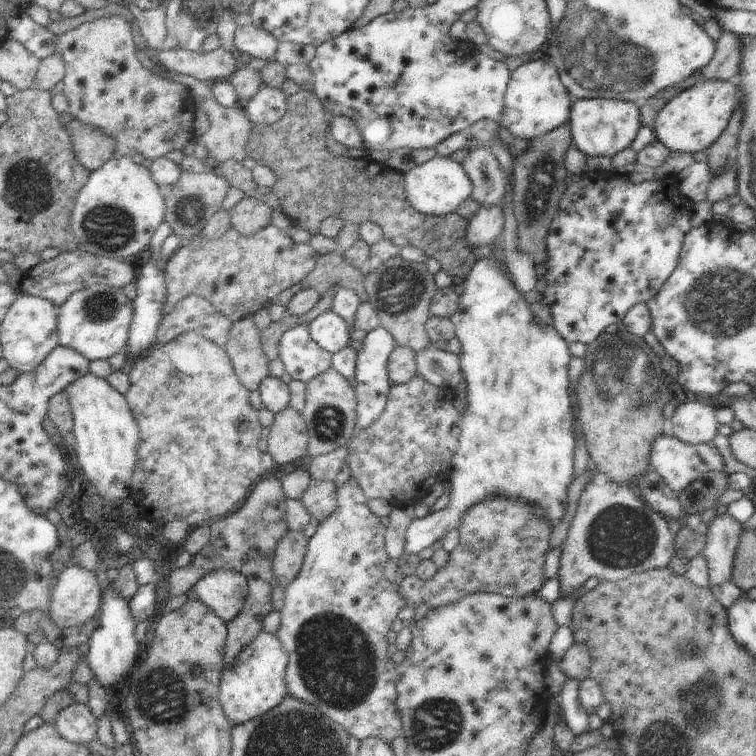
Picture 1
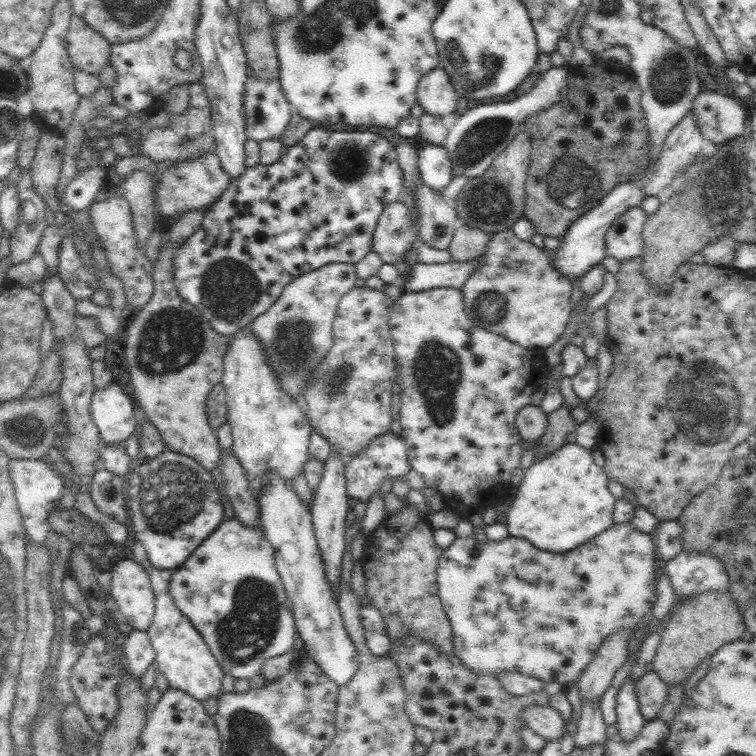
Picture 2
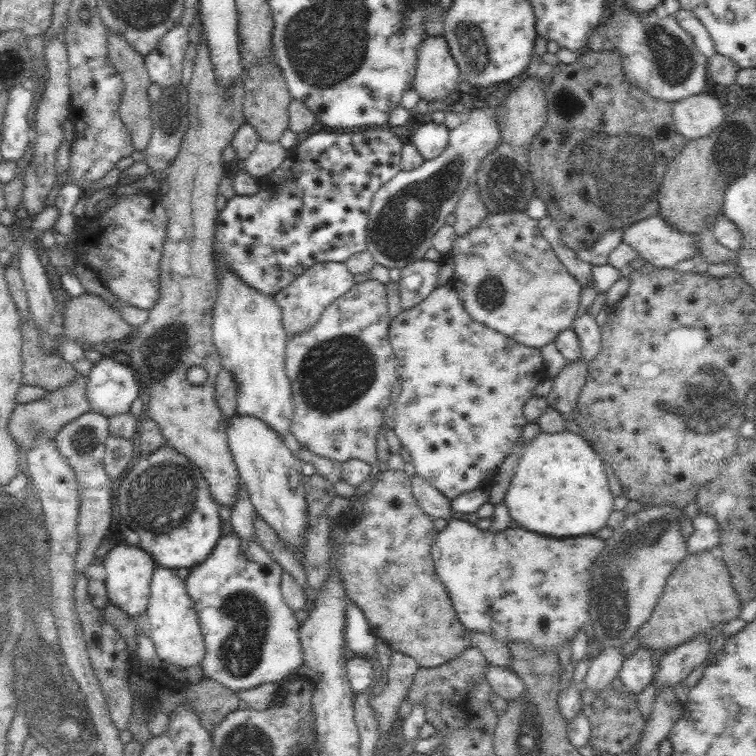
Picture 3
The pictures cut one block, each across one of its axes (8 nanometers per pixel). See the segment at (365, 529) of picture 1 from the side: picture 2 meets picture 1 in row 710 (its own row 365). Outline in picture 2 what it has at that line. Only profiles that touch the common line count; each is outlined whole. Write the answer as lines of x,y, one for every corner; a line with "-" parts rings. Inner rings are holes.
355,286
347,292
337,305
333,322
334,344
328,356
318,366
315,382
311,382
303,392
304,400
308,403
308,411
305,414
311,427
328,440
331,452
336,452
344,460
358,456
362,450
370,446
374,438
378,438
391,428
392,386
399,378
399,366
388,324
392,304
391,298
384,291
366,286

